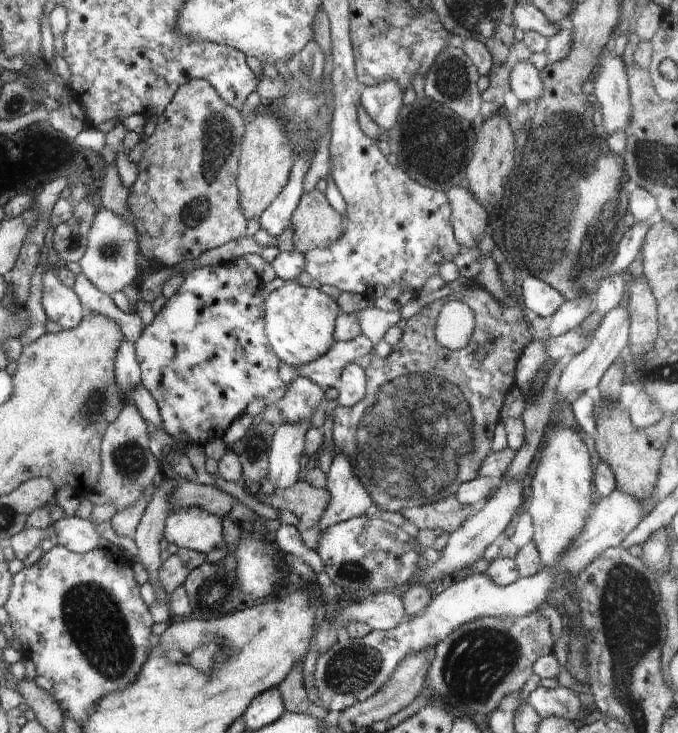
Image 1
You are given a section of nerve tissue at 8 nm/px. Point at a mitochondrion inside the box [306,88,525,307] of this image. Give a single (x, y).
(428, 164)

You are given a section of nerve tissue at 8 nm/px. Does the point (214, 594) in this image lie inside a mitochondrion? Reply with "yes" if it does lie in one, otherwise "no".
yes

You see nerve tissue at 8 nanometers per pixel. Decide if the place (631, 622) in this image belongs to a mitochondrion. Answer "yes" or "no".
yes

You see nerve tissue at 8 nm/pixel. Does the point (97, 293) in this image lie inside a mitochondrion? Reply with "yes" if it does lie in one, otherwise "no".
no

